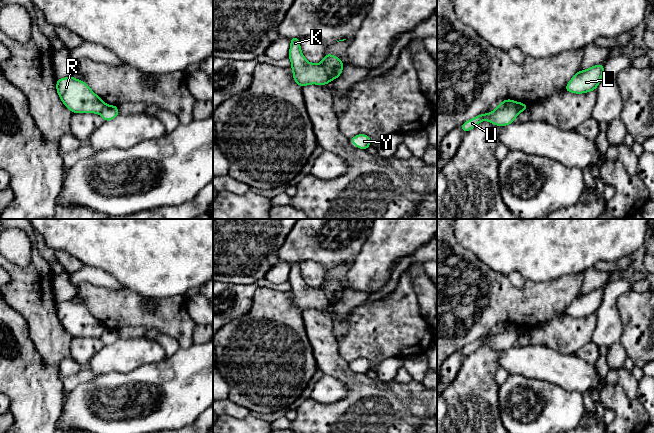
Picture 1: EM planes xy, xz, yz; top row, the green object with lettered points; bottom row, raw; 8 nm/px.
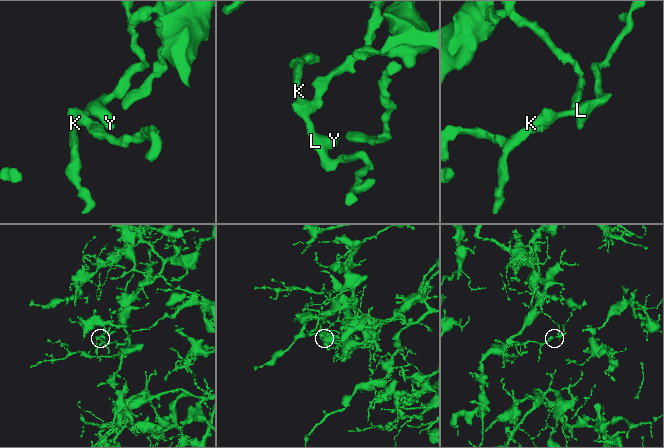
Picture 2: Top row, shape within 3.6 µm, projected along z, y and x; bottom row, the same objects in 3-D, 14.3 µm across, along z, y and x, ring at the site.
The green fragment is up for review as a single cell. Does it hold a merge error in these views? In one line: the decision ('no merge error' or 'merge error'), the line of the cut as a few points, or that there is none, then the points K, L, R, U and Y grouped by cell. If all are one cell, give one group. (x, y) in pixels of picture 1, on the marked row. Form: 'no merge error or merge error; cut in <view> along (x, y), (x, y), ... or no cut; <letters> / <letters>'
merge error; cut in yz along (501, 103), (512, 106), (519, 112); K L R Y / U

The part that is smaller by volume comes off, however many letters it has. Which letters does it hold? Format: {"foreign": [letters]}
{"foreign": ["K", "L", "R", "Y"]}

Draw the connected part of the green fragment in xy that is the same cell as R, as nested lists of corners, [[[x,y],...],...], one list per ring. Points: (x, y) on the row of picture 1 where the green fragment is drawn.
[[[72,76],[57,79],[56,90],[63,104],[72,113],[100,114],[106,106],[84,81]]]

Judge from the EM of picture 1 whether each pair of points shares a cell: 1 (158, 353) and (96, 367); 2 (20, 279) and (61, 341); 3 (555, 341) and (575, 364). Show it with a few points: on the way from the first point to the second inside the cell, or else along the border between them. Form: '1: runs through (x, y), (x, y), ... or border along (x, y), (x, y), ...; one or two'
1: runs through (143, 353), (131, 353), (111, 358); one
2: runs through (31, 294), (46, 326); one
3: border along (545, 345), (561, 353), (575, 354); two

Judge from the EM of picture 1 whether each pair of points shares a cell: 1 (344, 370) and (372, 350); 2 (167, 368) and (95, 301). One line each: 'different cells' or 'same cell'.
1: different cells
2: different cells

